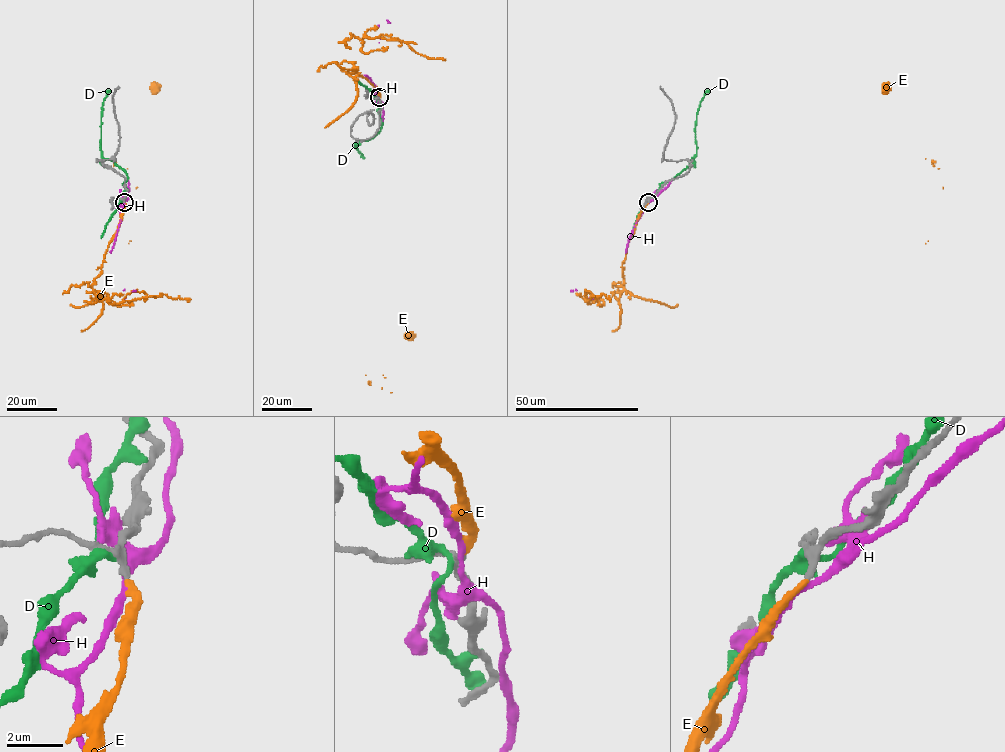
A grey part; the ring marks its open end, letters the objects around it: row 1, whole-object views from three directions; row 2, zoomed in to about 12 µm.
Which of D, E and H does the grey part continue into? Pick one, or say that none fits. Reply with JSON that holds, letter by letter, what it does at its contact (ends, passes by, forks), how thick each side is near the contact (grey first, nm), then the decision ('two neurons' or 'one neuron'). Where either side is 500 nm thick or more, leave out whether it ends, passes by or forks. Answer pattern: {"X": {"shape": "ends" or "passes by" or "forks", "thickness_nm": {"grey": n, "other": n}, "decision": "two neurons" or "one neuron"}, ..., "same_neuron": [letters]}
{"D": {"shape": "passes by", "thickness_nm": {"grey": 300, "other": 320}, "decision": "two neurons"}, "E": {"shape": "ends", "thickness_nm": {"grey": 190, "other": 240}, "decision": "one neuron"}, "H": {"shape": "passes by", "thickness_nm": {"grey": 190, "other": 200}, "decision": "two neurons"}, "same_neuron": ["E"]}

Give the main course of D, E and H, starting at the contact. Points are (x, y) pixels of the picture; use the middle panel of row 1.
D: (377, 97), (381, 129), (354, 146), (364, 158)
E: (379, 97), (409, 331), (407, 335)
H: (379, 97), (376, 87), (365, 74), (389, 23), (387, 20)

